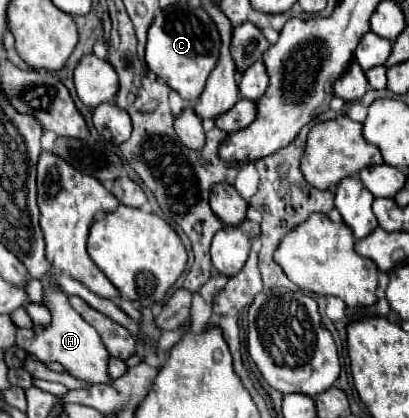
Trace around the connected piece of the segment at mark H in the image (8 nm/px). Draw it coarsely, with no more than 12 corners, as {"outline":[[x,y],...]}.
{"outline":[[44,283],[52,325],[17,329],[16,345],[64,365],[88,385],[110,385],[98,331]]}

